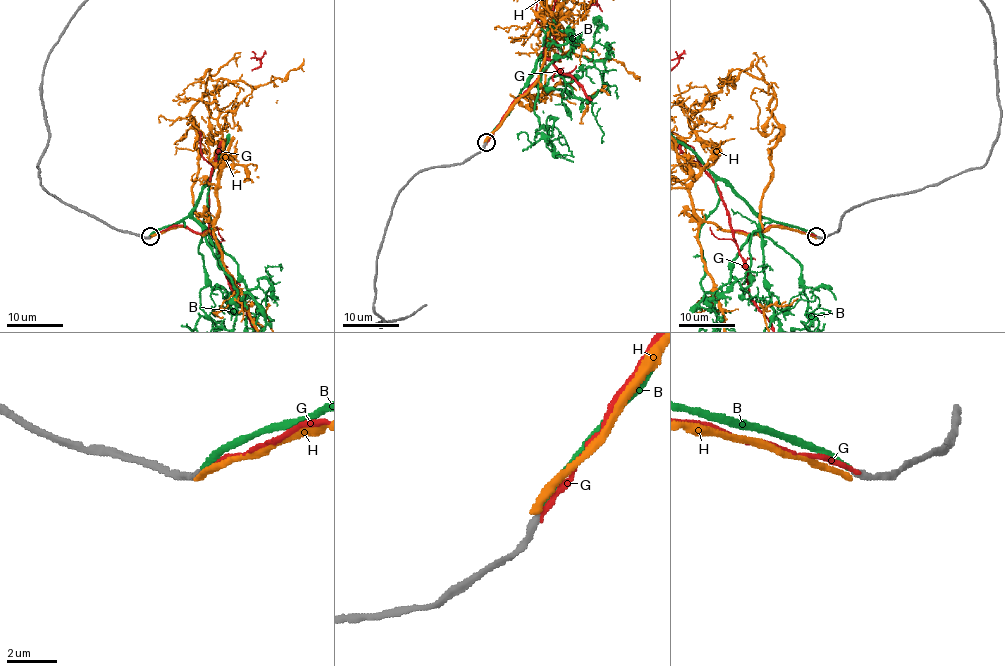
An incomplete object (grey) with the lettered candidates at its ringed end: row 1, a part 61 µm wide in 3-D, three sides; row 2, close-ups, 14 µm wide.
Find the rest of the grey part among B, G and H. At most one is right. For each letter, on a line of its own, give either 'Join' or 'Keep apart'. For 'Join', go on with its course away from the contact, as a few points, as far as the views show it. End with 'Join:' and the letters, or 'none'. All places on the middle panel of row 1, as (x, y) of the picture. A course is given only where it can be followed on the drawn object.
B: Join
G: Keep apart
H: Keep apart
Join: B

